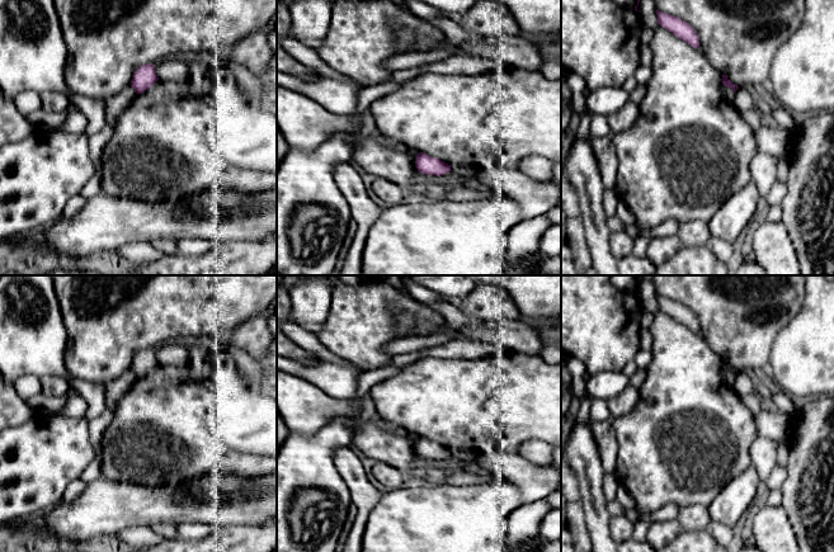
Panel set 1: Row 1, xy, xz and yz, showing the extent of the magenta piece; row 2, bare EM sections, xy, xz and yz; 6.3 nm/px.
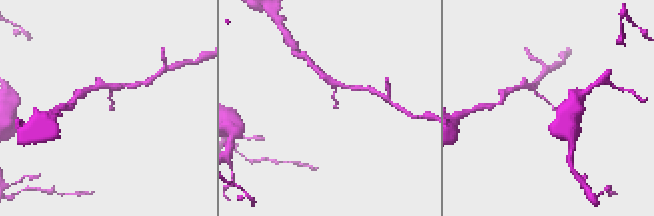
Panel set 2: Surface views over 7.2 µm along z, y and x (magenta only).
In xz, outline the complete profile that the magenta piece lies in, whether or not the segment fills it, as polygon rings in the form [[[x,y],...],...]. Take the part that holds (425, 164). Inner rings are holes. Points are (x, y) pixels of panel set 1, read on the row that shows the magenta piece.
[[[423,152],[418,154],[415,165],[419,173],[428,175],[440,176],[452,171],[451,165]]]

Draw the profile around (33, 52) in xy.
[[[0,0],[0,89],[11,102],[24,91],[62,93],[88,118],[85,135],[103,129],[107,122],[107,102],[72,93],[63,77],[69,56],[53,0]]]

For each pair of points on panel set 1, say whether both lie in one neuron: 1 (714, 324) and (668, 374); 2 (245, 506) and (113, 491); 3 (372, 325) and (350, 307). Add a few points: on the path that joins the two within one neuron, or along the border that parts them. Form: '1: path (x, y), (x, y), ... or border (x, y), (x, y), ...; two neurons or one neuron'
1: border (698, 334), (721, 358); two neurons
2: path (212, 505), (146, 504); one neuron
3: path (367, 324), (356, 312); one neuron

